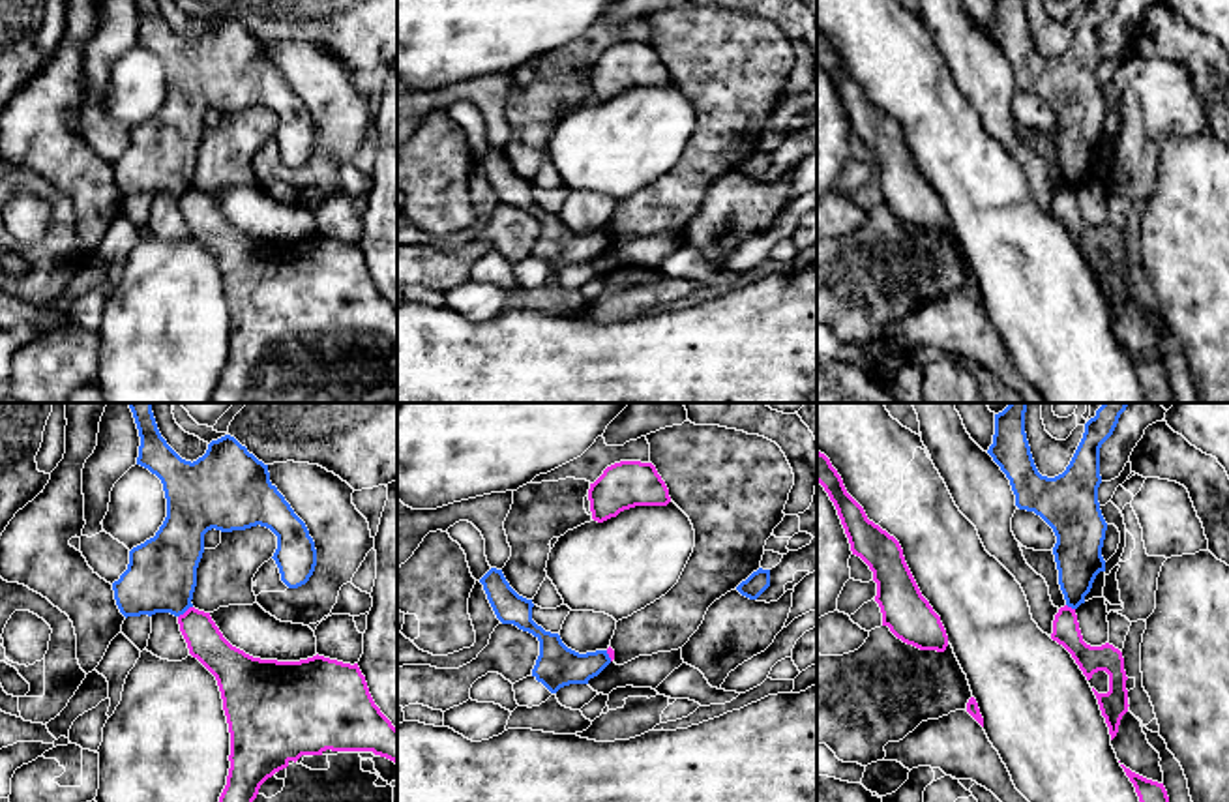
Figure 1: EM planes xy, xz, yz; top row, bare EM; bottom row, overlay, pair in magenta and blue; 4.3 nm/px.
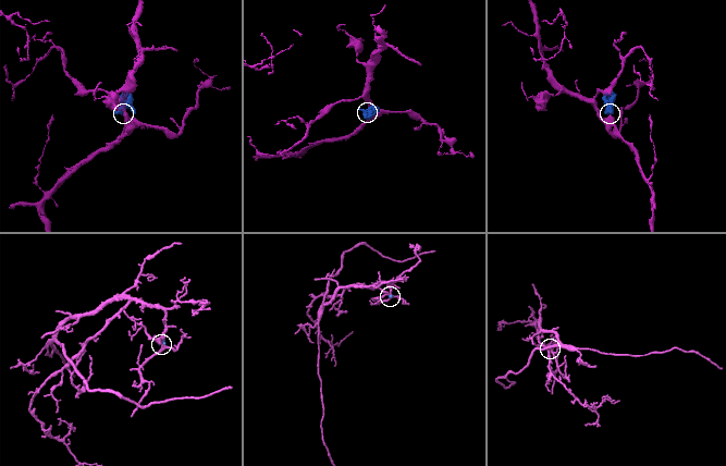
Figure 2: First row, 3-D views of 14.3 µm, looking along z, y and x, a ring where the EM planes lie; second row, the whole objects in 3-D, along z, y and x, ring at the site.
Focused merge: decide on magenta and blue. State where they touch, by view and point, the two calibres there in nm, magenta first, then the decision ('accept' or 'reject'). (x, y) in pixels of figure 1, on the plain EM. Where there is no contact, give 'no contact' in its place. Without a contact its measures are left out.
xy (186, 192) | 160/300 nm | reject

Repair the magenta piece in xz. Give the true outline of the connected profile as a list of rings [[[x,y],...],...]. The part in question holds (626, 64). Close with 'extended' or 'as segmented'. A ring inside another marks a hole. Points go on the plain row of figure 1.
[[[620,41],[588,69],[592,99],[603,103],[635,86],[667,86],[669,69],[652,43]]]; as segmented

